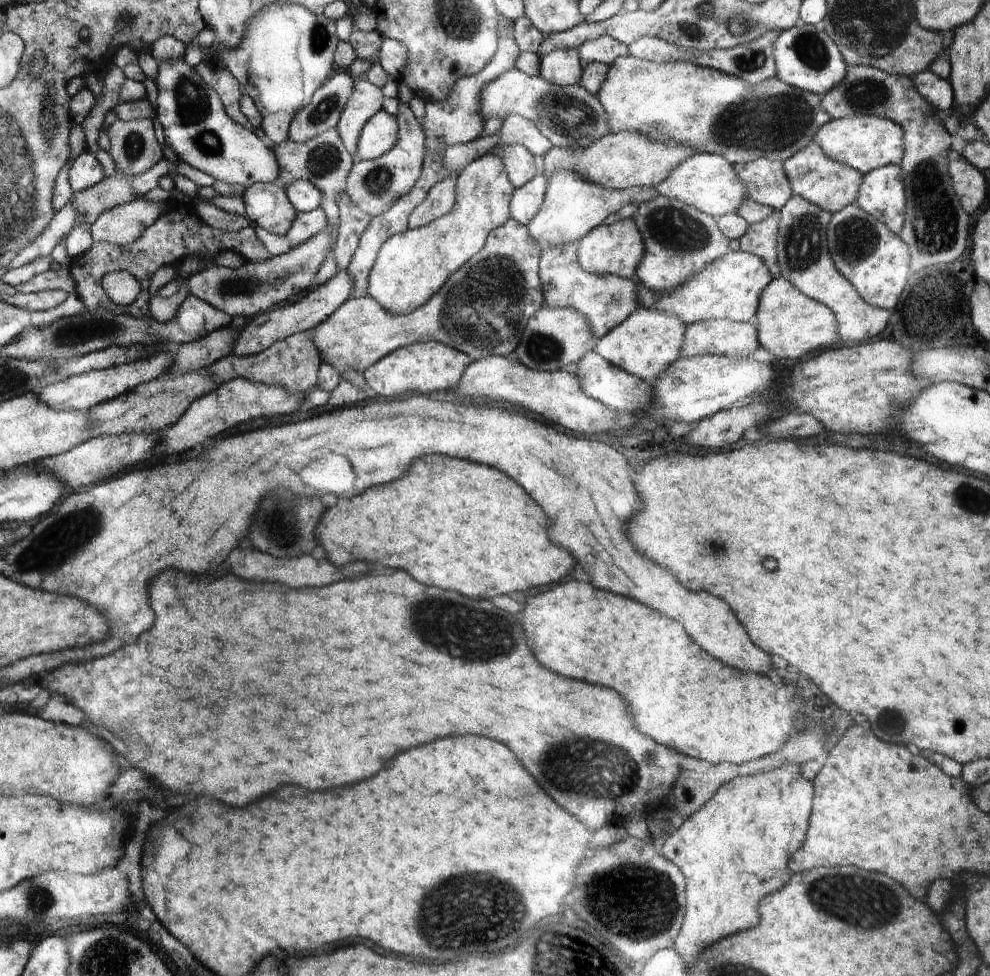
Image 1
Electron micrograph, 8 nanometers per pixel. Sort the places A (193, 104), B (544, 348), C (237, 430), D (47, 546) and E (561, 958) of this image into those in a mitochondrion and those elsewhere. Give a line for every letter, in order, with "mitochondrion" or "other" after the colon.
A: mitochondrion
B: mitochondrion
C: other
D: mitochondrion
E: mitochondrion

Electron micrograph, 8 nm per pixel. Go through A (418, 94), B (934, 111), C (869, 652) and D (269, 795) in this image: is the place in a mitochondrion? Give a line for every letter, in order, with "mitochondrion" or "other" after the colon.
A: other
B: other
C: other
D: other

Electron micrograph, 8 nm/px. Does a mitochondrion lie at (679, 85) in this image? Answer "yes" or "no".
no

